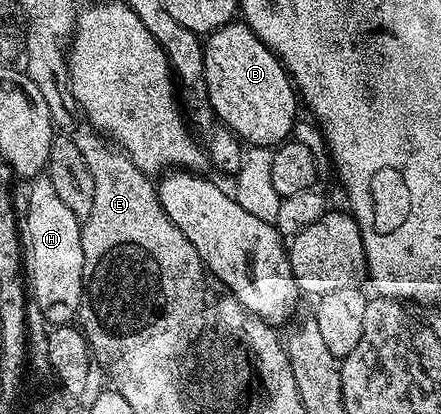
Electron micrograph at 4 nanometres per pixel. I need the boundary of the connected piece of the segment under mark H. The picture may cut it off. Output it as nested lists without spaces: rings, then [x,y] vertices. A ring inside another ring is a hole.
[[[47,177],[31,180],[29,187],[32,188],[28,191],[28,204],[22,207],[20,224],[22,271],[34,300],[35,310],[37,307],[44,314],[48,325],[68,325],[79,316],[82,301],[82,223],[58,198],[54,185],[50,185]]]

